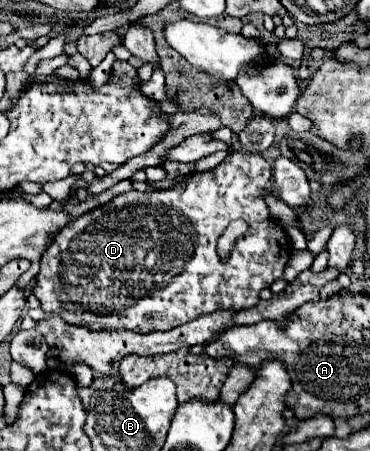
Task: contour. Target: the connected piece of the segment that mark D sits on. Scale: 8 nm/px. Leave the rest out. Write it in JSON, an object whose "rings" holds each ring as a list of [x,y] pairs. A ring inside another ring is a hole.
{"rings":[[[233,151],[215,171],[193,173],[171,189],[121,193],[109,203],[83,213],[57,233],[55,241],[41,257],[41,269],[37,273],[33,295],[37,291],[37,299],[41,301],[41,309],[45,313],[55,313],[71,325],[81,325],[93,331],[115,327],[137,333],[169,331],[217,309],[253,307],[259,303],[259,291],[281,279],[291,253],[289,237],[285,237],[283,227],[271,219],[263,193],[277,193],[271,165],[261,155],[245,151]],[[235,219],[247,221],[249,231],[235,241],[229,251],[229,259],[223,261],[217,255],[217,239],[227,229],[229,221]],[[281,243],[285,243],[285,265]],[[147,295],[153,295],[153,299],[143,301],[141,305],[141,299]]]}

